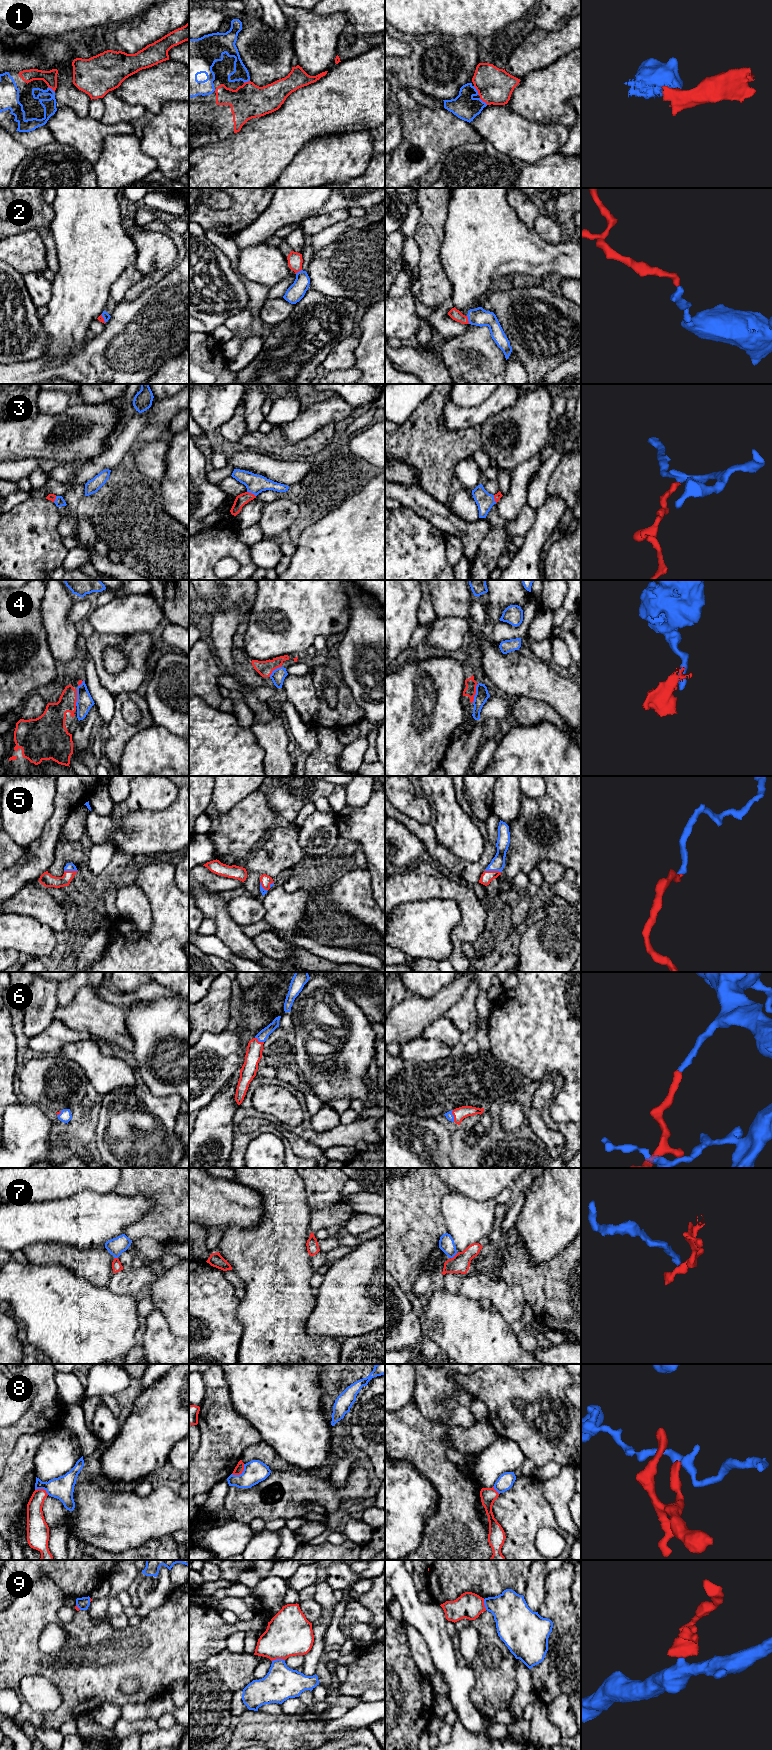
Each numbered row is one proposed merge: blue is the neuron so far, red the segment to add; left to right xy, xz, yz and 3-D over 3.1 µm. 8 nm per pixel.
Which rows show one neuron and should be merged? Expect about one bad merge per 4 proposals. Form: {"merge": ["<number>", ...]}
{"merge": ["1", "2", "3", "5", "6"]}

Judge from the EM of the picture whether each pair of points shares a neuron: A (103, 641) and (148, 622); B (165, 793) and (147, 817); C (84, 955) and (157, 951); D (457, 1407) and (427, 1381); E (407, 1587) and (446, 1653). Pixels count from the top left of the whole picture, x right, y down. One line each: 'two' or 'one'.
A: two
B: two
C: two
D: one
E: one

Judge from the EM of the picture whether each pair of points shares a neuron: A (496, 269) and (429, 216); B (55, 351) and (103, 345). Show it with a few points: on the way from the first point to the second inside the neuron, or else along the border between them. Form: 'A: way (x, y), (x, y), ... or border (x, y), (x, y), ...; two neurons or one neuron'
A: border (448, 206), (445, 234), (439, 252); two neurons
B: border (86, 341), (72, 356), (60, 362); two neurons

